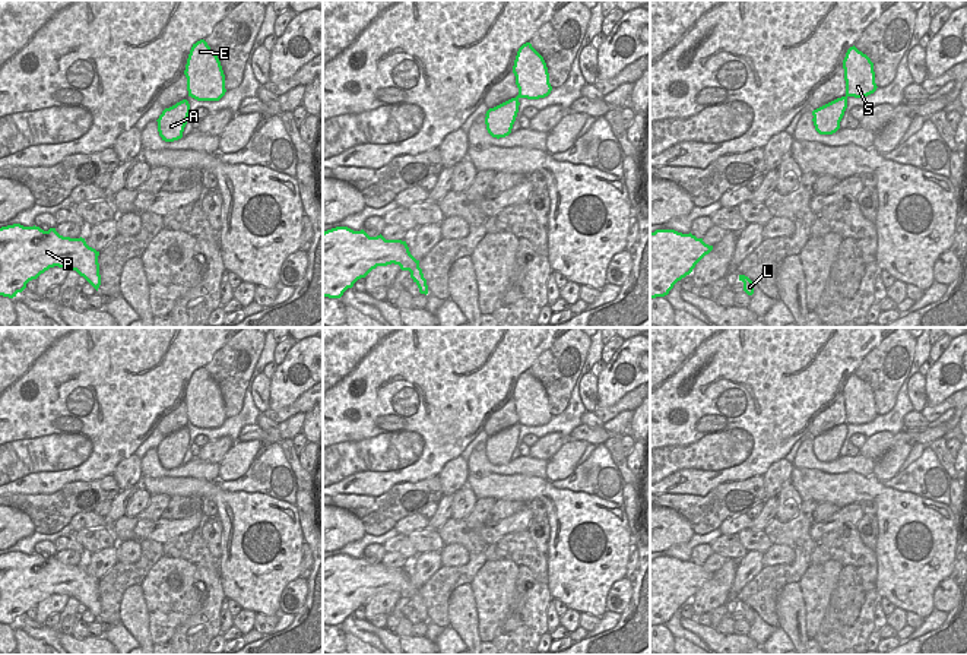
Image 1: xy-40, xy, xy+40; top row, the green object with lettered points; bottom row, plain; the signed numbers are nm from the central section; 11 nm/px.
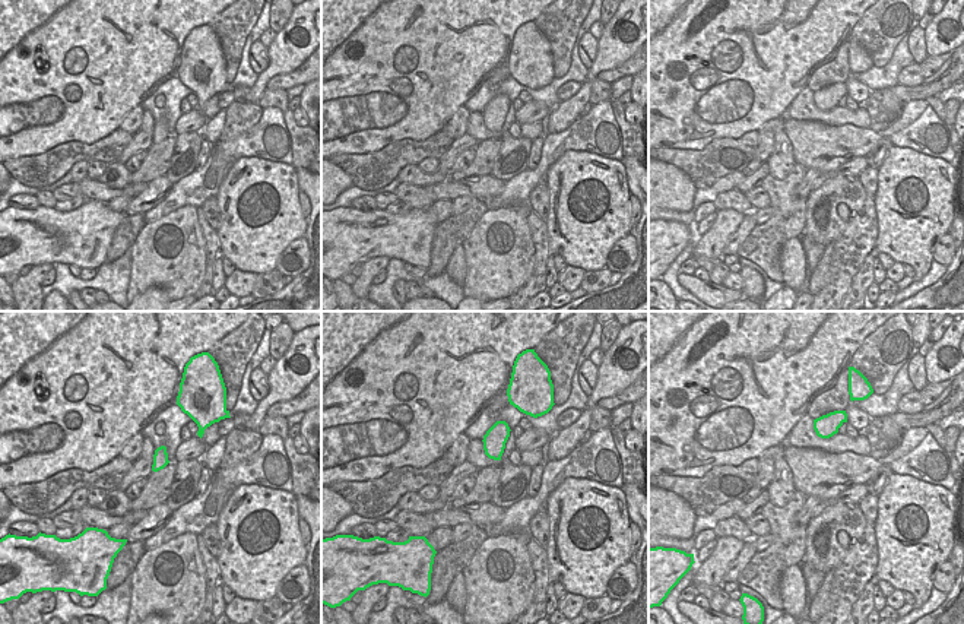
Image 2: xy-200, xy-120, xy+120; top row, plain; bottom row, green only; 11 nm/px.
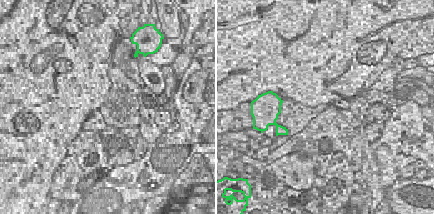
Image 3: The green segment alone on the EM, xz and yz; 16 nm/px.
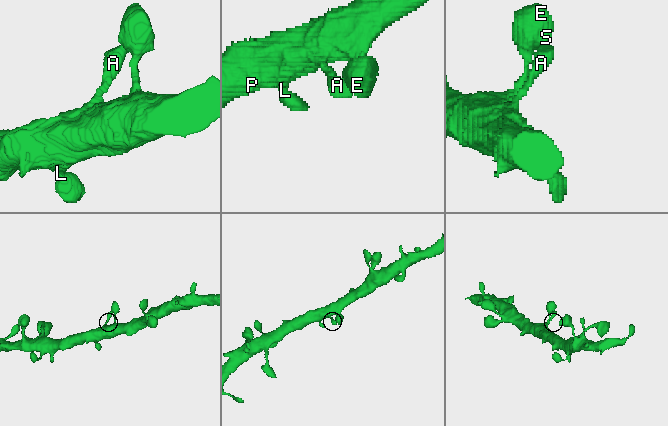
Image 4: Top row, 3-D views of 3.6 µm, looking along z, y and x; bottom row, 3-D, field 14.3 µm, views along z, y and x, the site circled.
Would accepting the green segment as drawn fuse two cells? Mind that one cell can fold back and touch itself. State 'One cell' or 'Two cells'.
One cell.

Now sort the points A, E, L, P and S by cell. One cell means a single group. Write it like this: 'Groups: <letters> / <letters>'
Groups: A E L P S.

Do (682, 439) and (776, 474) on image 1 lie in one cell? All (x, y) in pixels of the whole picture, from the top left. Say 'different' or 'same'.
different

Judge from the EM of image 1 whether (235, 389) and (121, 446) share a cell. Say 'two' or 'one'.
two

